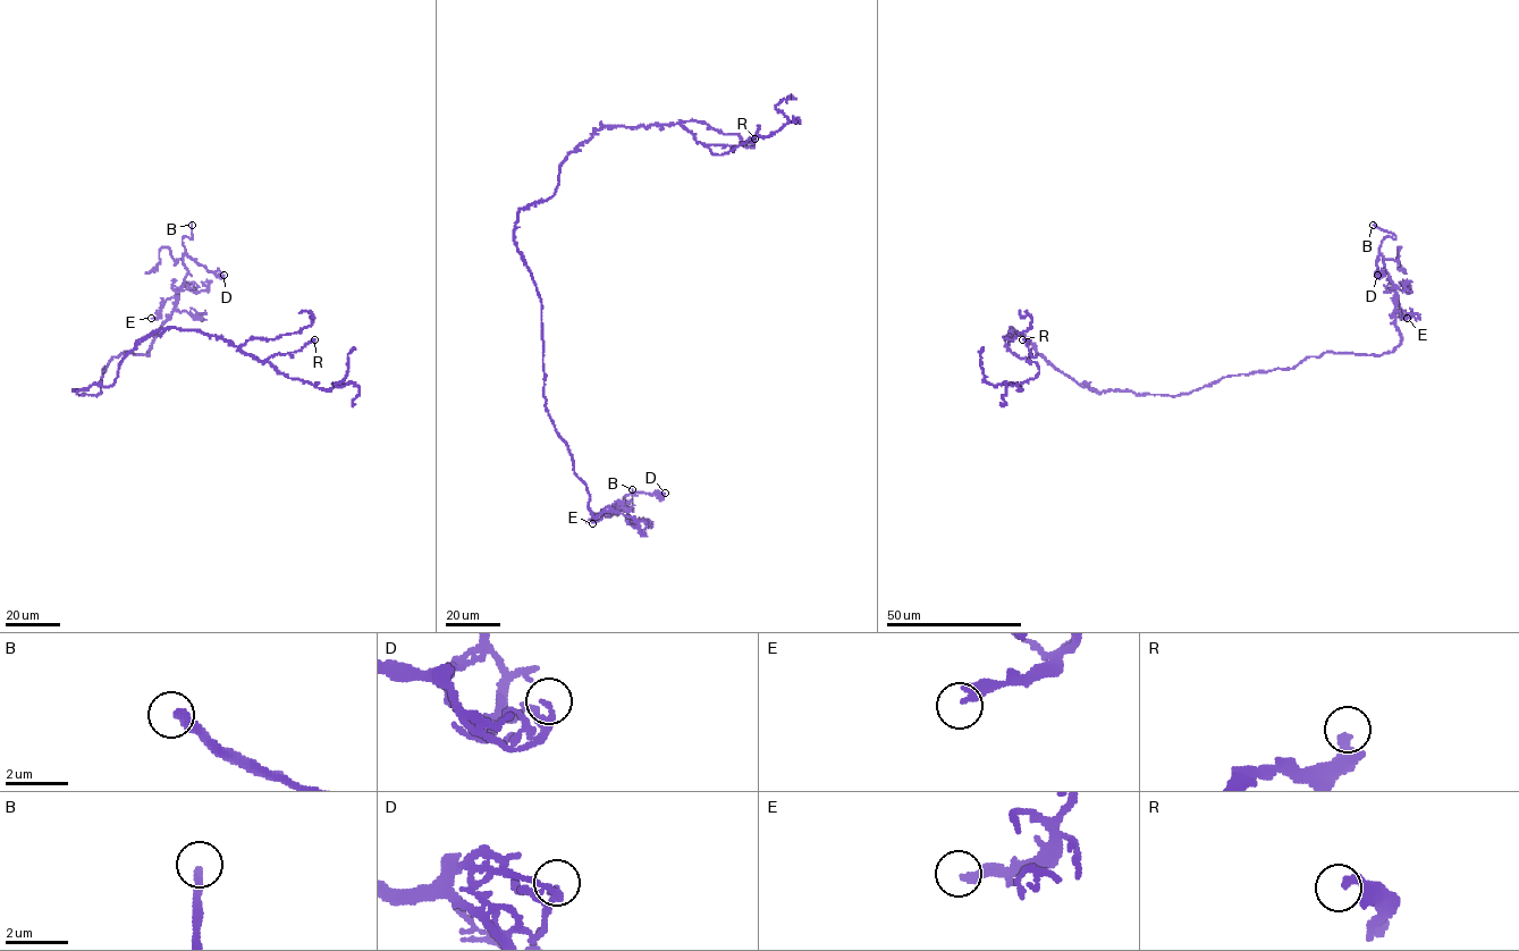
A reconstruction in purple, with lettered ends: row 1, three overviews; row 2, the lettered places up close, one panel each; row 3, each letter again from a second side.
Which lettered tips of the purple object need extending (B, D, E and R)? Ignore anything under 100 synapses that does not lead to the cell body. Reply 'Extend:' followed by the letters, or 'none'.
Extend: B

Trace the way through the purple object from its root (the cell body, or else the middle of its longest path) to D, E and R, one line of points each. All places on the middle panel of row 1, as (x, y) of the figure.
D: (517, 246), (541, 302), (545, 407), (585, 485), (590, 513), (621, 510), (630, 494), (665, 493)
E: (517, 246), (541, 302), (546, 410), (585, 485), (590, 513), (616, 512), (592, 523)
R: (517, 246), (517, 212), (548, 200), (565, 157), (607, 126), (682, 124), (706, 144), (737, 146), (754, 139)

